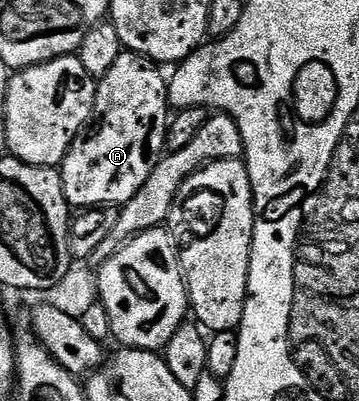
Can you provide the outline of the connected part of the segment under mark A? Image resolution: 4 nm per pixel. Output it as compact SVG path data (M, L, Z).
M122 52L114 60L114 68L99 79L94 125L74 140L59 167L69 207L120 208L135 196L160 163L168 141L170 91L165 75L155 69L159 70L149 59Z

